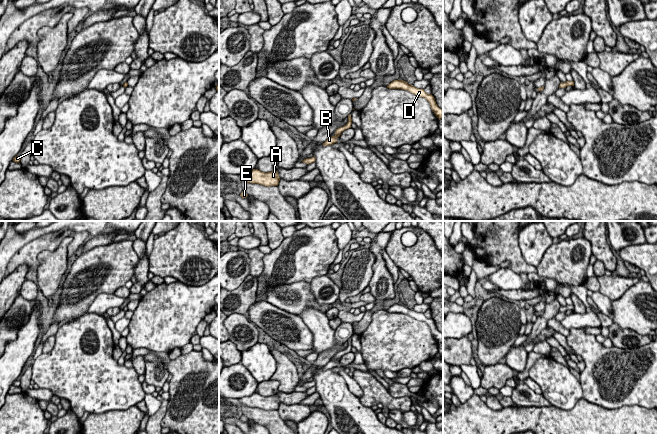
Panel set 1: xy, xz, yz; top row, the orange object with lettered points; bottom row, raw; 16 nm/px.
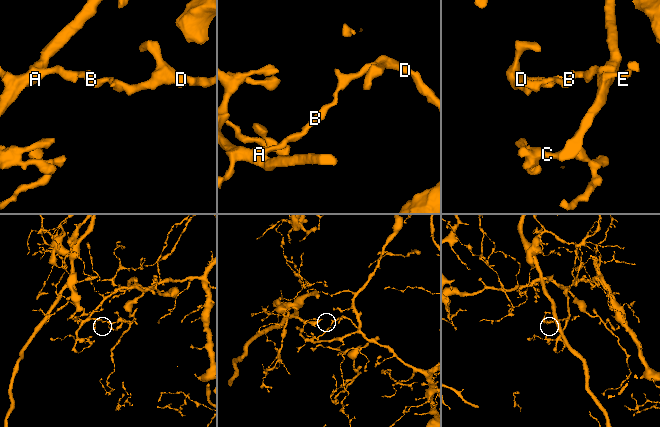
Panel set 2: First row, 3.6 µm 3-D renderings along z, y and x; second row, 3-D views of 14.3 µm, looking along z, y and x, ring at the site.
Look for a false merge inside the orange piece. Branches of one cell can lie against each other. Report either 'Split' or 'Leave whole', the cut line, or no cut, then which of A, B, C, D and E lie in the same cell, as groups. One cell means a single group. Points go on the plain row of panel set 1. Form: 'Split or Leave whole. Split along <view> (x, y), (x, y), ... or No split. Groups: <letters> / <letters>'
Split. Split along yz (564, 306), (568, 309). Groups: A B C E / D

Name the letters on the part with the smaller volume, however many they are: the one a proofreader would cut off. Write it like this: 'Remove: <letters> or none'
Remove: D

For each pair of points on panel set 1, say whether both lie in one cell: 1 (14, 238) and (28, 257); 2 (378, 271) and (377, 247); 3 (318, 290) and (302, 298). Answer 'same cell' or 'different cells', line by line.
1: different cells
2: same cell
3: different cells

